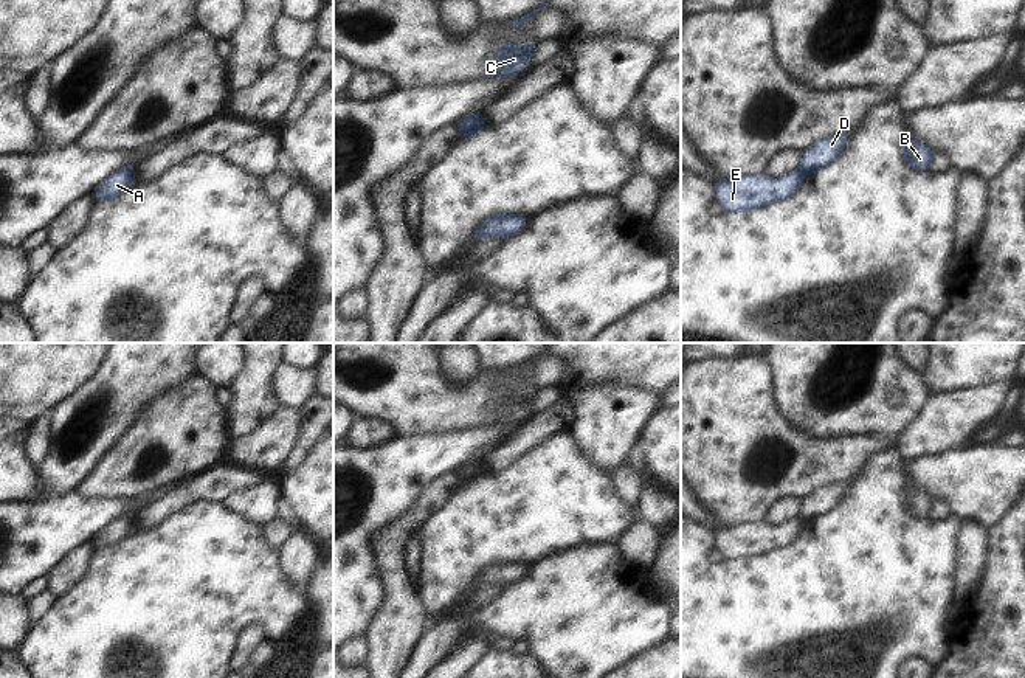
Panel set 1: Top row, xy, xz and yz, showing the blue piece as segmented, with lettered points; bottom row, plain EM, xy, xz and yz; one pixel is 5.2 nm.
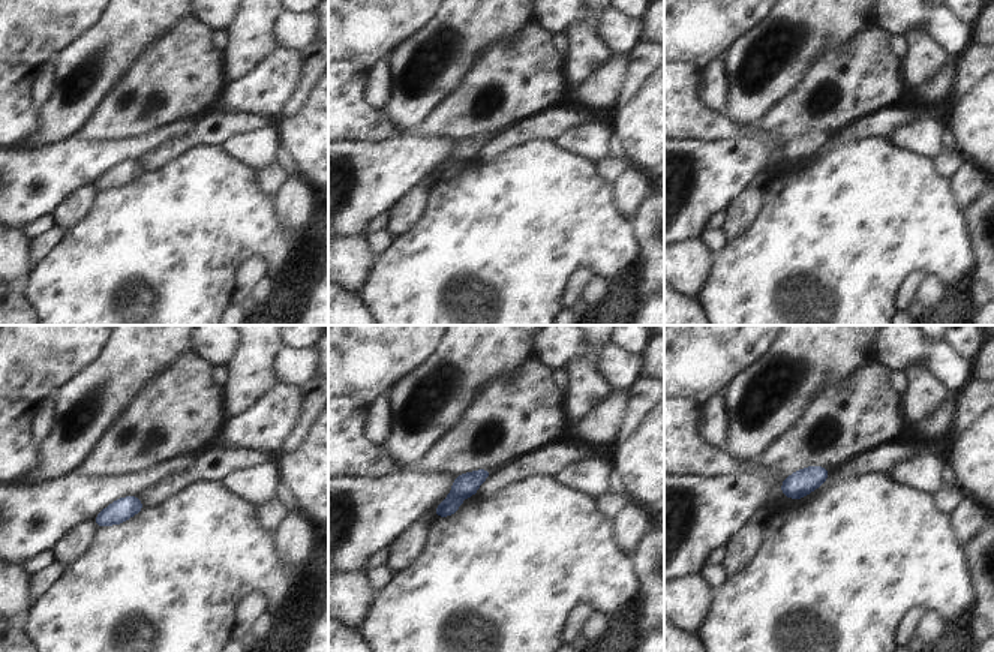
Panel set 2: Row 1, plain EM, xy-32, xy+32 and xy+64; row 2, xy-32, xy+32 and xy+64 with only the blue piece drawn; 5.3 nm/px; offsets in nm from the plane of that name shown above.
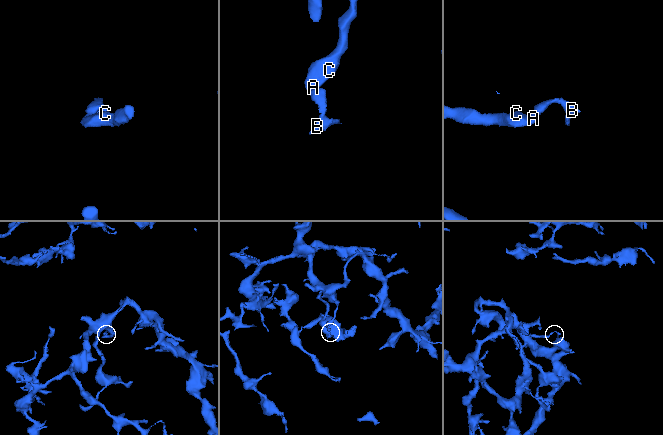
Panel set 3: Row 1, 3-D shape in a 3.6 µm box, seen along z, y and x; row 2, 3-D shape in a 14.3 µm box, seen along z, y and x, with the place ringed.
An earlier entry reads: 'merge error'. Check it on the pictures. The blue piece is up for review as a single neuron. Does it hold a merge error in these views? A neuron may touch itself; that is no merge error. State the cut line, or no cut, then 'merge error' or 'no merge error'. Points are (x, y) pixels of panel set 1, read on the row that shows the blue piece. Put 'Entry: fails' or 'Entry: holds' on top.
Entry: holds
cut in yz along (799, 169), (802, 174); merge error

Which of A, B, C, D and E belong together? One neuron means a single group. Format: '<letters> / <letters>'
A C E / B D

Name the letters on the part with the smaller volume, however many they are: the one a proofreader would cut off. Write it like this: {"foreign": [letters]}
{"foreign": ["B", "D"]}

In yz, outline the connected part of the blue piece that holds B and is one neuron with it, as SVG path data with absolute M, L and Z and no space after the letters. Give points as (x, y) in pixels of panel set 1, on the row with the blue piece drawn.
M909 138L904 144L902 160L910 168L923 172L929 169L934 160L934 152L926 144L918 143L915 138Z

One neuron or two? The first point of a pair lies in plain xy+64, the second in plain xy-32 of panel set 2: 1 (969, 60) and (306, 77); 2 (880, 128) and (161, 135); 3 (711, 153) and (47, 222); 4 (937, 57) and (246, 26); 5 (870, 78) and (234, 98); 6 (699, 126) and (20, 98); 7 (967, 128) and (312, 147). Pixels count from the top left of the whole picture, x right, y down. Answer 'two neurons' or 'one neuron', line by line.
1: one neuron
2: two neurons
3: two neurons
4: one neuron
5: two neurons
6: one neuron
7: one neuron

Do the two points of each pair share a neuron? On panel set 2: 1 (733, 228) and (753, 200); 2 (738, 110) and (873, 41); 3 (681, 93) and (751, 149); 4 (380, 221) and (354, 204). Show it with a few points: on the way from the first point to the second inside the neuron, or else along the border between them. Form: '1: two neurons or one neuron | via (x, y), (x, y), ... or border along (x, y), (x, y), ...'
1: one neuron | via (736, 221), (745, 207)
2: two neurons | border along (823, 48), (801, 80), (777, 101)
3: two neurons | border along (772, 138), (762, 140), (741, 135), (703, 143)
4: two neurons | border along (387, 210), (383, 210), (365, 233)

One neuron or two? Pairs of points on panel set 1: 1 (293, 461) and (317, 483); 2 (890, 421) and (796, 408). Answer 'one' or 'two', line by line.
1: two
2: one

